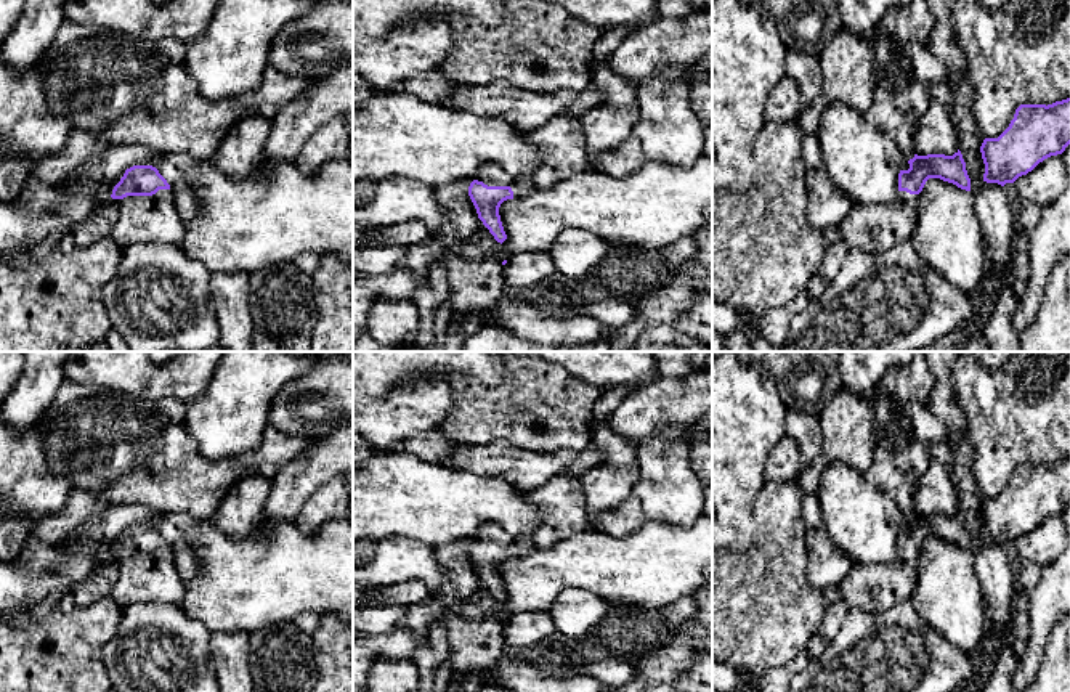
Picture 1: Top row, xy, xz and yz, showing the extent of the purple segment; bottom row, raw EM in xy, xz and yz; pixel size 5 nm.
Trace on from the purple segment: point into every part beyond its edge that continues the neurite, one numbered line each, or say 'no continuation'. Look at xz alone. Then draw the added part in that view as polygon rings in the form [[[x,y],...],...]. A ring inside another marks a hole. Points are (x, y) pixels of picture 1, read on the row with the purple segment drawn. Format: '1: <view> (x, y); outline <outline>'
1: xz (522, 185); outline [[[489,164],[480,169],[476,180],[488,186],[510,186],[513,197],[529,196],[536,189],[531,175],[512,175]]]

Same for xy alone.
1: xy (140, 219); outline [[[159,189],[152,196],[127,196],[114,199],[114,204],[117,220],[111,238],[120,249],[138,242],[181,242],[184,223],[175,207],[172,189]]]

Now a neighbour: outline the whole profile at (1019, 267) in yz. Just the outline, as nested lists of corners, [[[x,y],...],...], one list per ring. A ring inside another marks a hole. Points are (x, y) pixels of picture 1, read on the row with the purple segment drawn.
[[[1022,228],[1014,234],[1014,247],[1009,262],[1009,284],[1015,292],[1017,299],[1023,295],[1028,279],[1031,276],[1031,263],[1030,263],[1030,244],[1028,244],[1028,230]]]

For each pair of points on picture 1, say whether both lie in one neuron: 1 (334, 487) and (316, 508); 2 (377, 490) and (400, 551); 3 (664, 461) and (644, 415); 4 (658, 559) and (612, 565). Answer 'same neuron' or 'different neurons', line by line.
1: same neuron
2: different neurons
3: different neurons
4: same neuron

